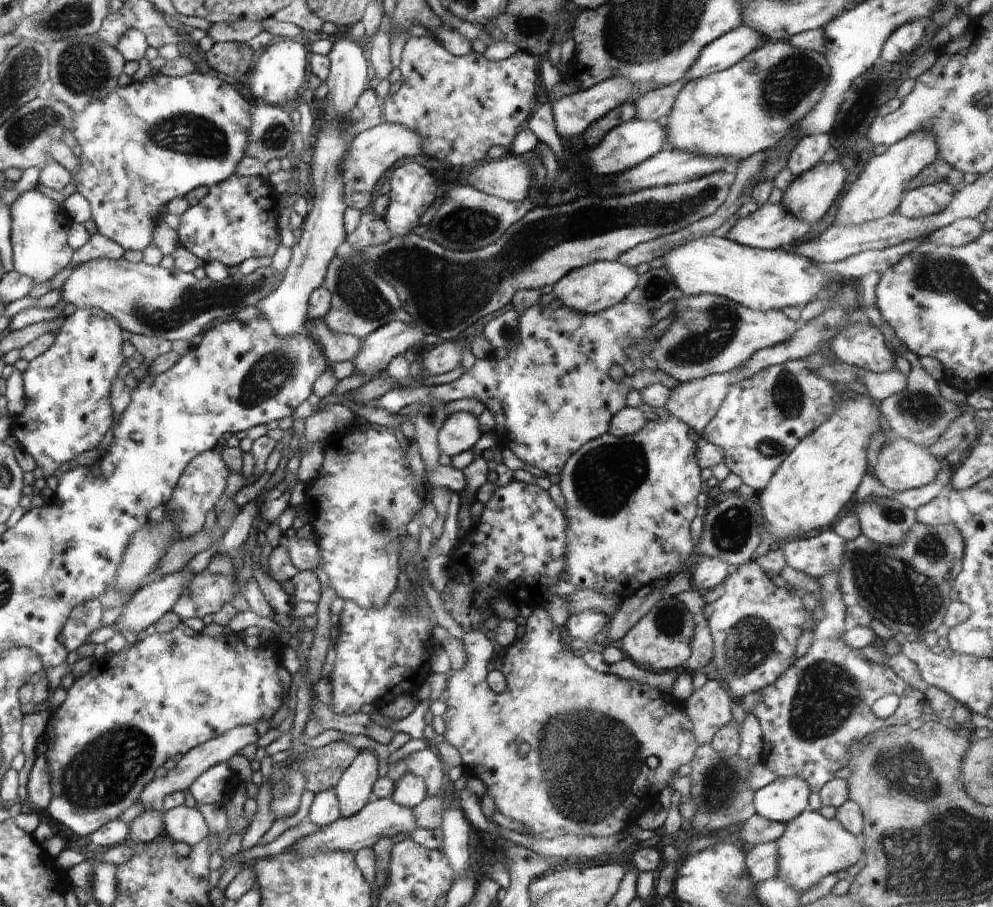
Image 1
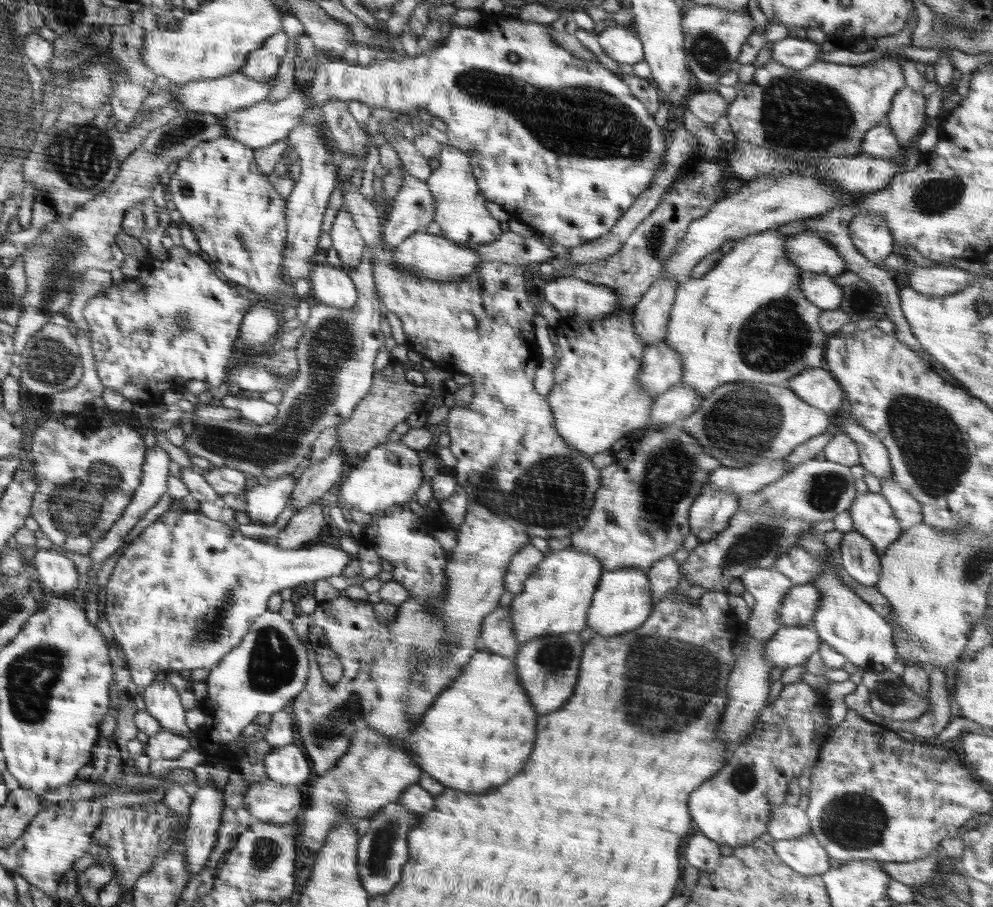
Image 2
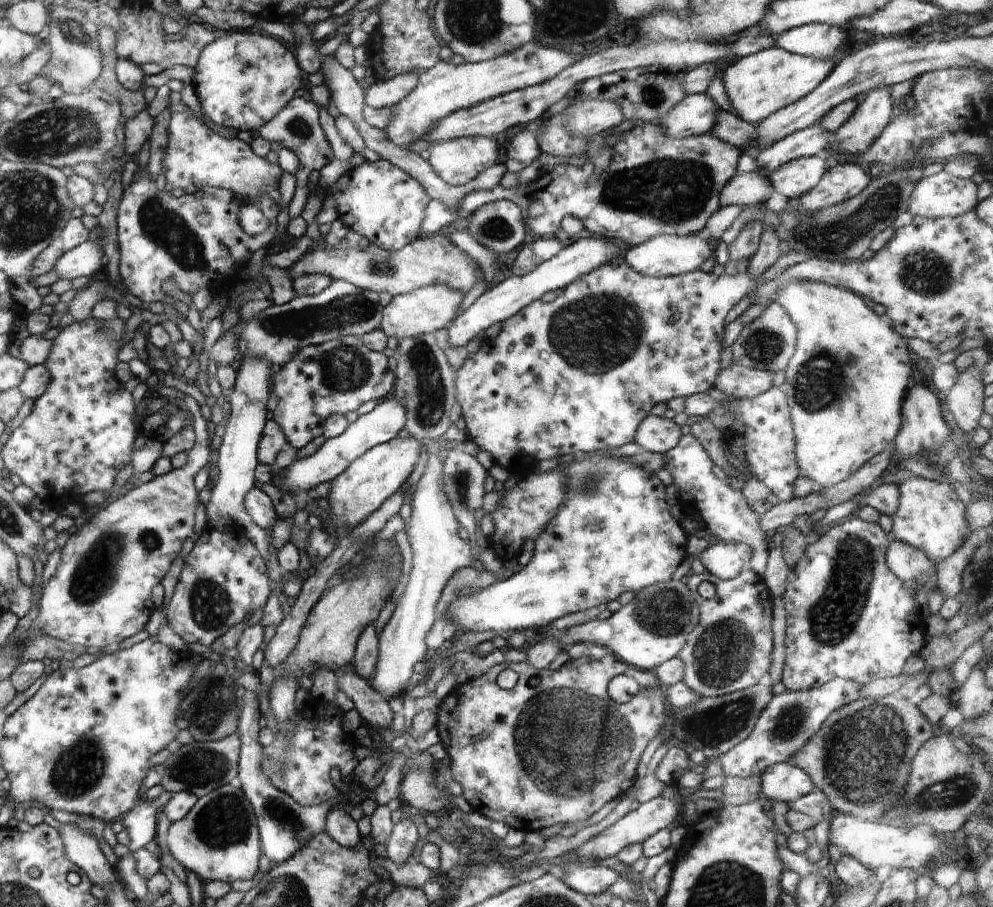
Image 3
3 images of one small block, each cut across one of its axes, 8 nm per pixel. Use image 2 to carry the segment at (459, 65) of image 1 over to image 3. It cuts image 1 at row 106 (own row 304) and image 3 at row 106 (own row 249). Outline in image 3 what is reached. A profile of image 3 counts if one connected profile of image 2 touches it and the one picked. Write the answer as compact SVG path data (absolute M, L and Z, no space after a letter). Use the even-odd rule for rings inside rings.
M416 71L386 81L376 81L365 87L365 105L374 109L394 107L416 87L417 81Z

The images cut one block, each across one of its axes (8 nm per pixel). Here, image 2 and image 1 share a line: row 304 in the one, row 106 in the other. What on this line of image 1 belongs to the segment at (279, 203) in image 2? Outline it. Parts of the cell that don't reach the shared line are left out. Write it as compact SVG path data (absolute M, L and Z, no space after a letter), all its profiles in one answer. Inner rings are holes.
M284 38L273 46L257 53L256 62L250 70L246 82L254 92L257 102L267 105L279 105L288 110L298 108L303 87L306 85L306 68L309 66L310 52L303 42L294 42L293 39Z

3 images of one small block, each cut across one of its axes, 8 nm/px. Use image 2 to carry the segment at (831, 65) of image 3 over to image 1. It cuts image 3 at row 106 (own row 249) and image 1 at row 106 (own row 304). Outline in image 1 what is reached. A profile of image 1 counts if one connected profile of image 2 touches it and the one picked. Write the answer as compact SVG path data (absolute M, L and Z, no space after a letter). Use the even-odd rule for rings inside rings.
M769 40L762 48L756 48L731 68L687 81L676 98L672 112L663 120L666 145L678 150L690 150L694 154L710 154L734 160L746 159L755 153L774 148L788 130L814 108L828 80L830 66L824 55L814 50L790 46L787 41Z

